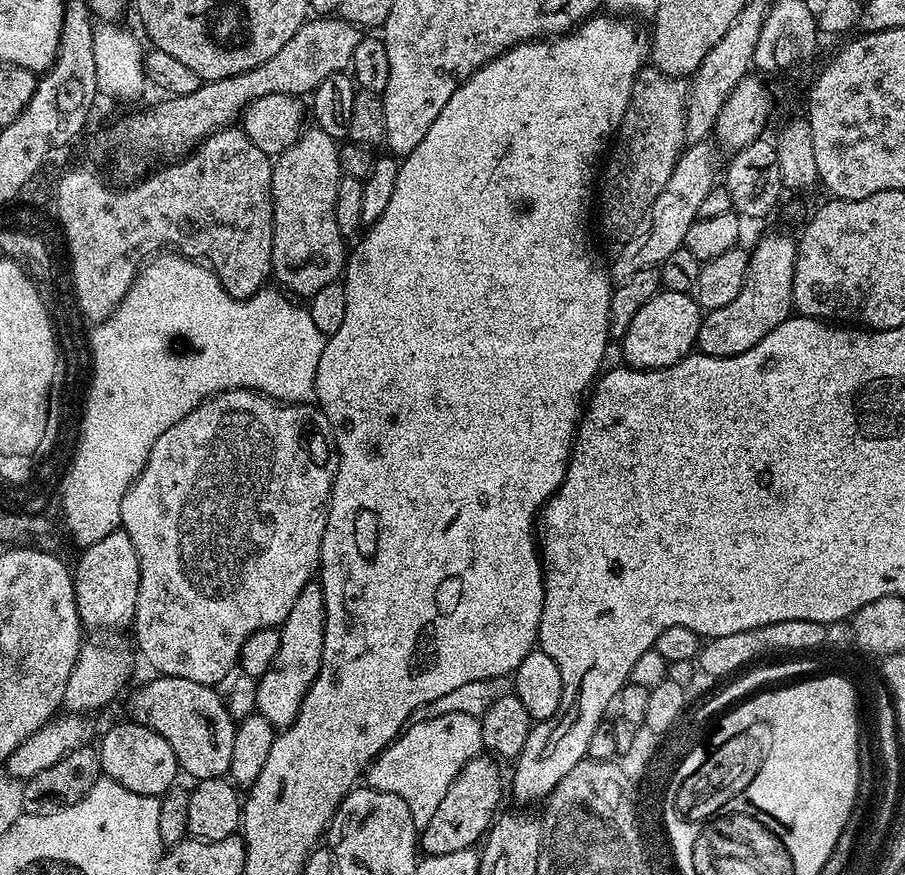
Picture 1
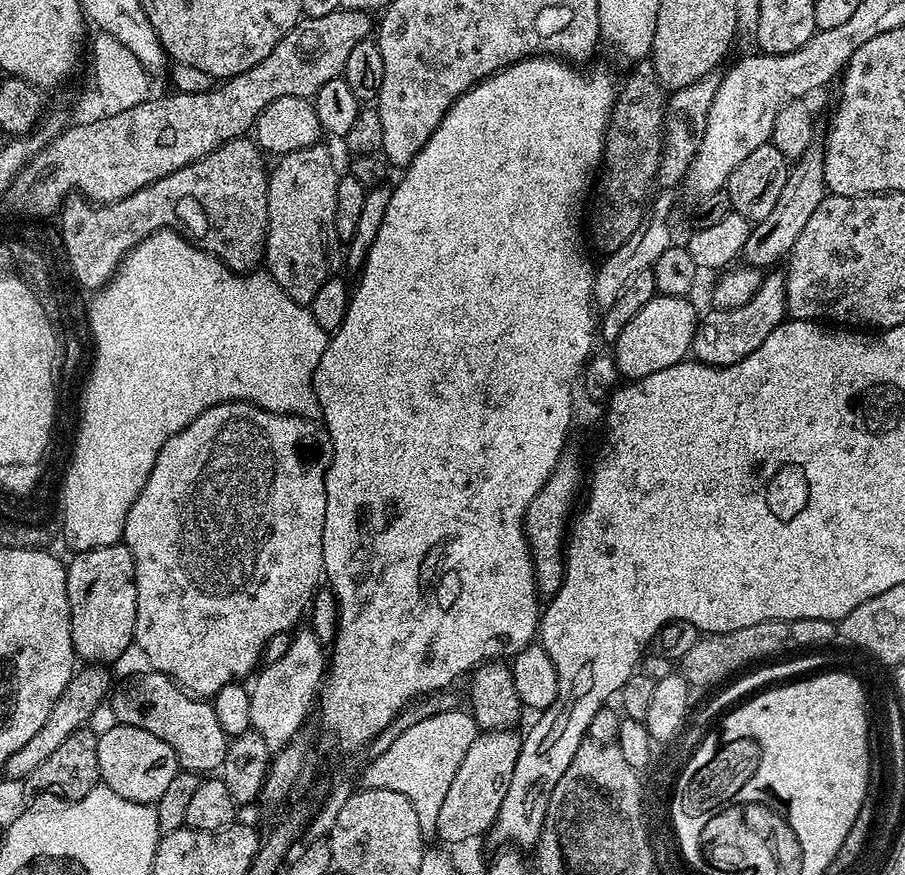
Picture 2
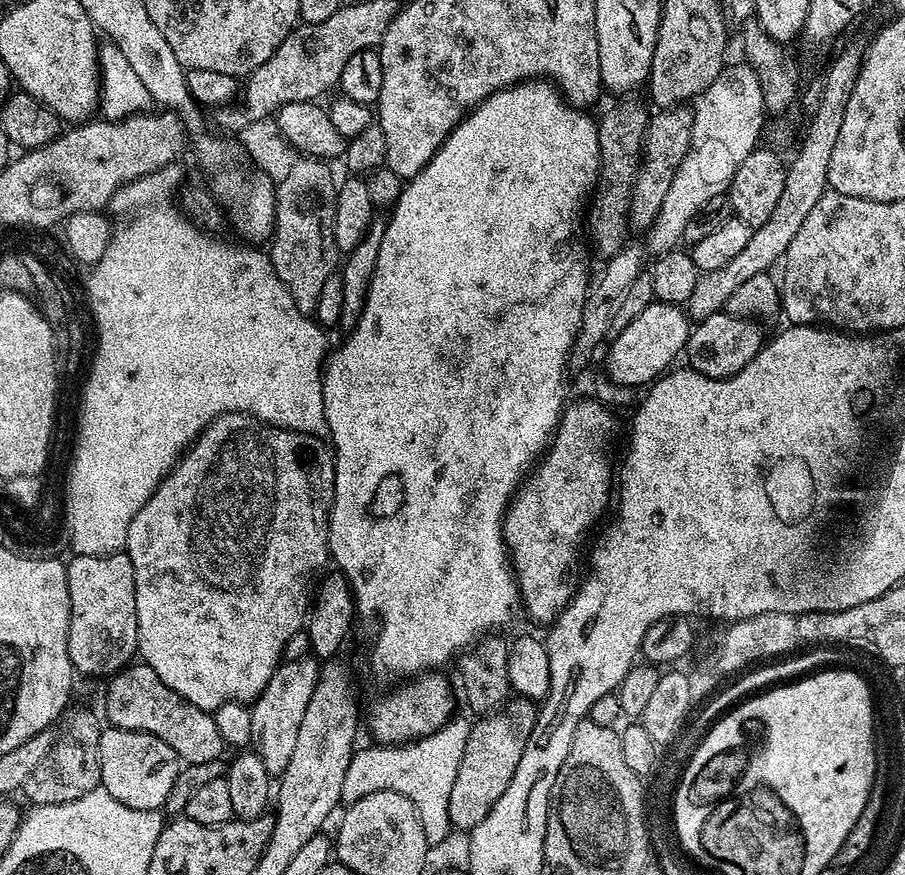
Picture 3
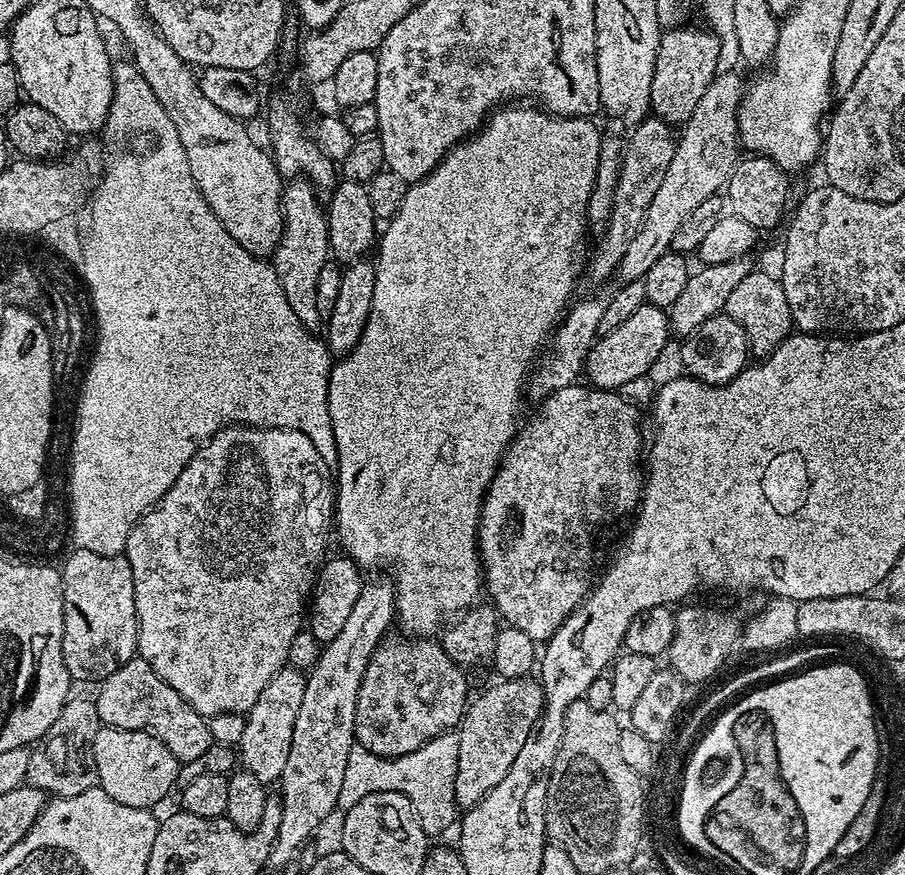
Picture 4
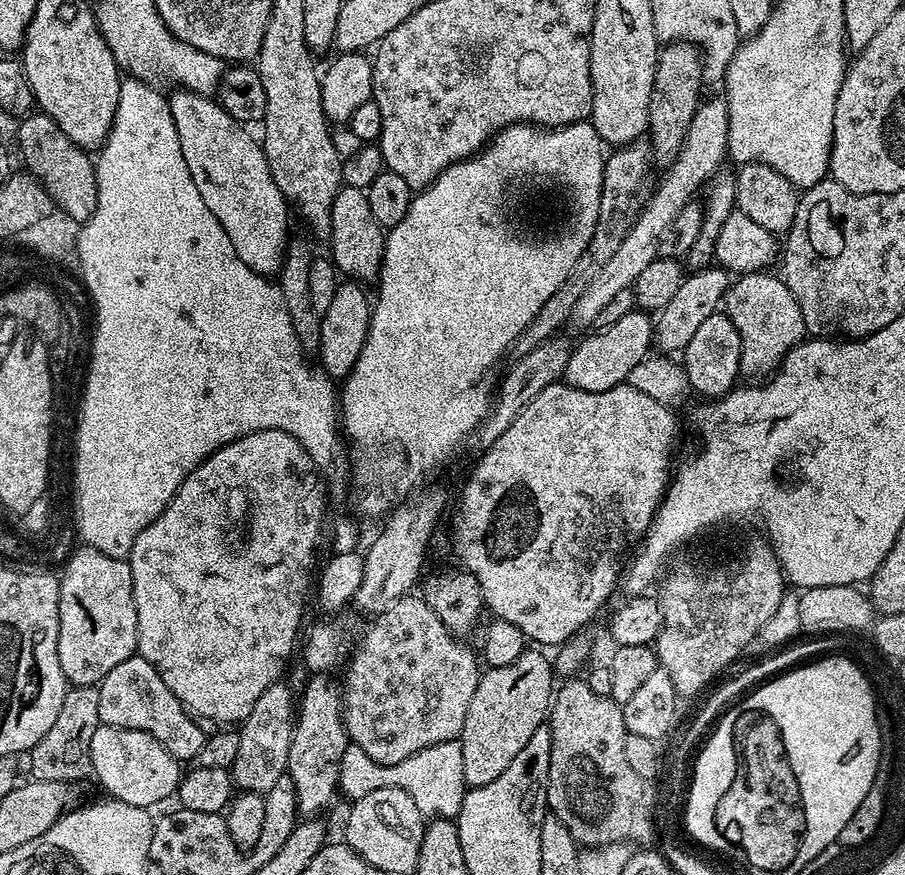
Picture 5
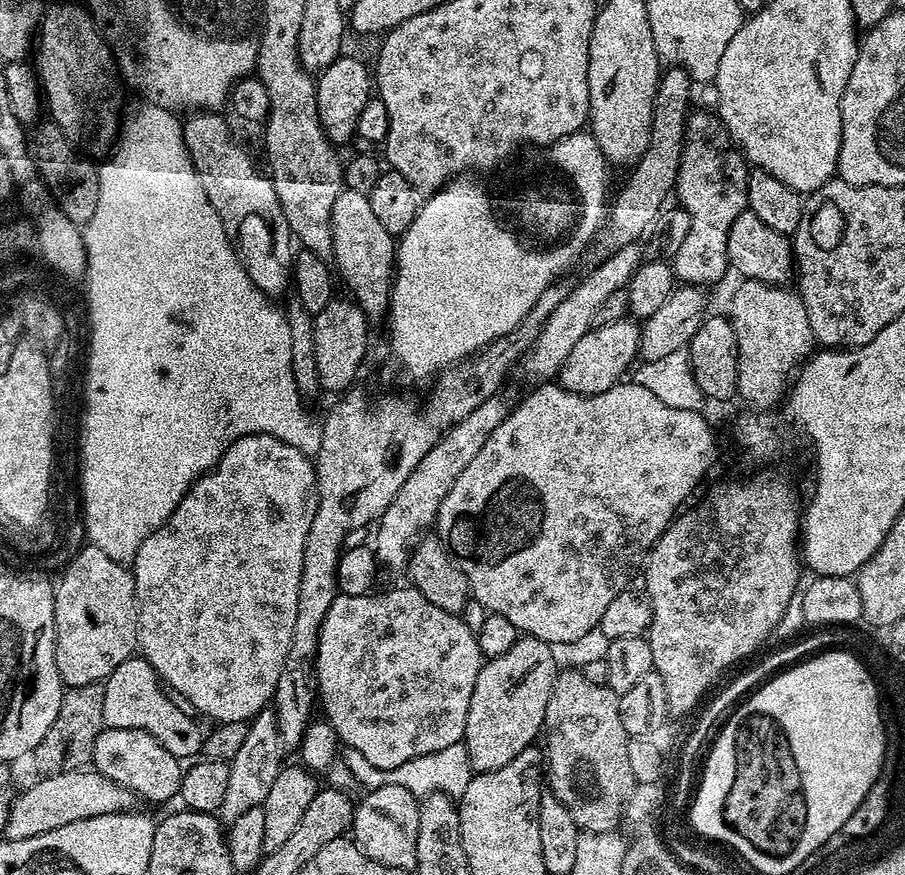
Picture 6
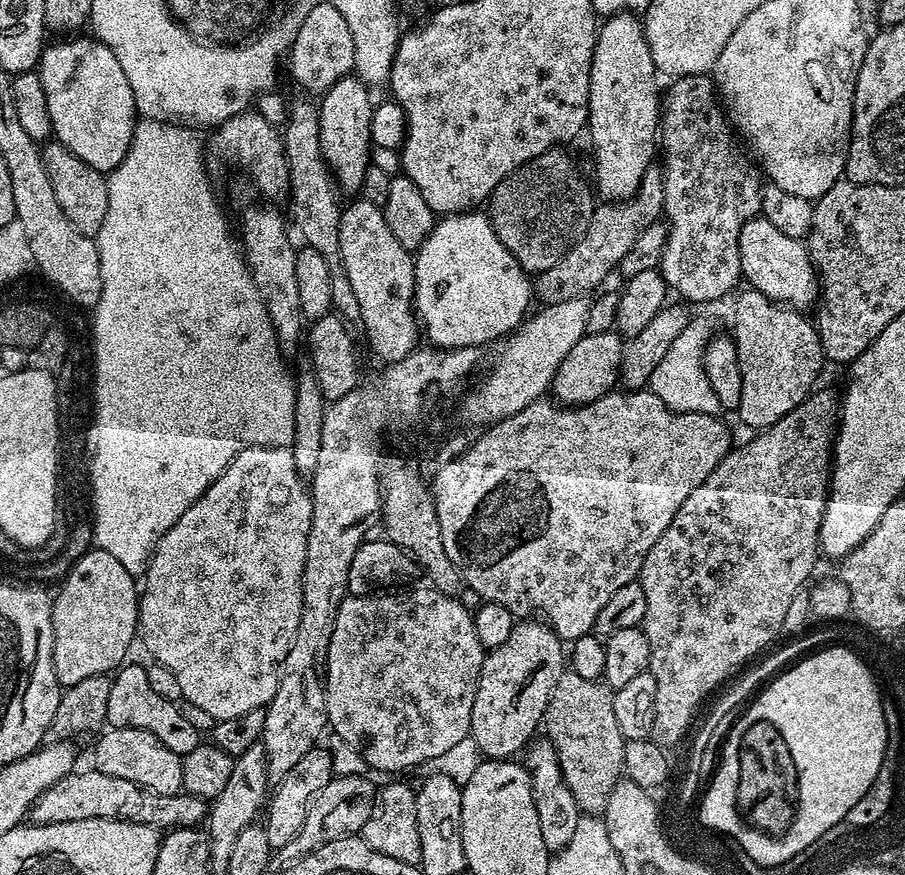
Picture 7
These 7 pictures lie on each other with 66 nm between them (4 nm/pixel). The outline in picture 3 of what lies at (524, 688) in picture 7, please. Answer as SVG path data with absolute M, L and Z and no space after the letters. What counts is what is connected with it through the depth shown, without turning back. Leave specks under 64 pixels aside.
M523 698L509 699L503 708L479 717L477 724L468 729L466 746L462 750L462 763L458 765L458 778L450 789L450 822L453 829L471 830L490 814L494 802L502 796L514 770L518 770L518 758L530 742L530 734L536 725L538 708L533 701Z

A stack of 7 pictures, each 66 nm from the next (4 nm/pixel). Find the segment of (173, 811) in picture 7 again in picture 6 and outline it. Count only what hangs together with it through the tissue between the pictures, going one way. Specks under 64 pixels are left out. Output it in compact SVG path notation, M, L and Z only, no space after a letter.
M70 768L63 772L41 775L37 784L32 784L19 797L13 799L3 835L9 840L25 840L38 834L46 834L50 830L58 830L58 826L70 826L70 822L82 822L82 818L98 818L102 814L118 814L133 811L134 794L126 786L106 778L106 774L84 768Z

